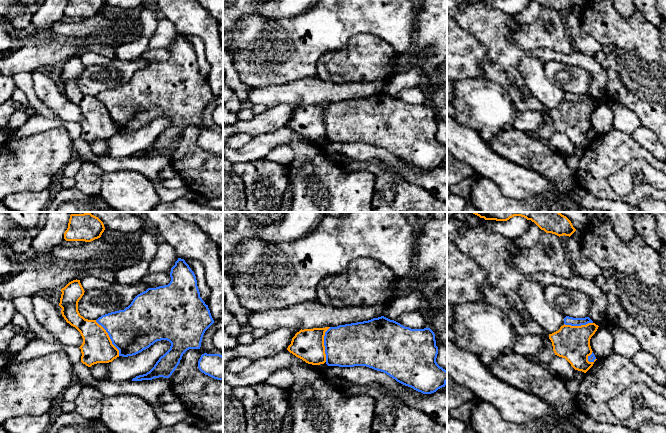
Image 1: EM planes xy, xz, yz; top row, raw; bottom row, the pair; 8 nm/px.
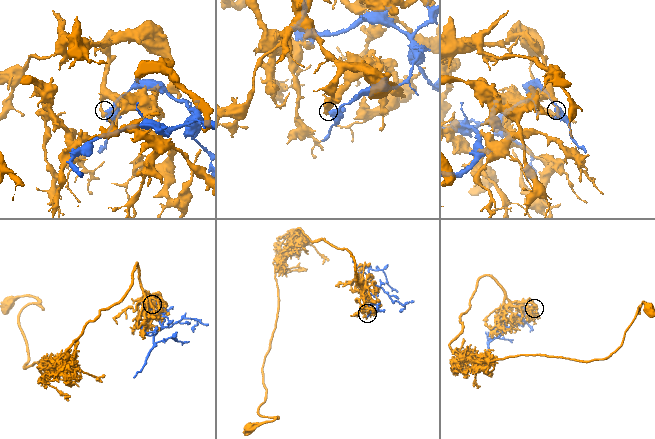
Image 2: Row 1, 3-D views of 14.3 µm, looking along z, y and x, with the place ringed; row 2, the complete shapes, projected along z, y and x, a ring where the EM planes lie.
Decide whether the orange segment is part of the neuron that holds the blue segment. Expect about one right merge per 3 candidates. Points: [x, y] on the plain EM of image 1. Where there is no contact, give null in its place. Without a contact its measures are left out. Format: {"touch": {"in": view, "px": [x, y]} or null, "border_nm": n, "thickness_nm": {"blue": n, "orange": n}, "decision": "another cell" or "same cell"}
{"touch": {"in": "xy", "px": [110, 114]}, "border_nm": 340, "thickness_nm": {"blue": 360, "orange": 240}, "decision": "another cell"}

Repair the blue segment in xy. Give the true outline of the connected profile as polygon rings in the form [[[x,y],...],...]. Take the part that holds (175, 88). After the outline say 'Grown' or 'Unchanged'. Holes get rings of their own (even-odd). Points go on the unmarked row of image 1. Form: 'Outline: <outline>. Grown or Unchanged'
Outline: [[[178,34],[171,44],[170,53],[168,61],[148,64],[124,86],[102,91],[96,96],[119,126],[119,132],[136,131],[157,117],[167,116],[171,119],[170,125],[149,148],[136,152],[132,157],[169,154],[187,126],[200,125],[205,107],[214,99],[208,81],[200,73],[196,52],[184,35]]]. Unchanged

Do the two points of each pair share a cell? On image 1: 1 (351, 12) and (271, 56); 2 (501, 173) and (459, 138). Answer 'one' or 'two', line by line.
1: one
2: one

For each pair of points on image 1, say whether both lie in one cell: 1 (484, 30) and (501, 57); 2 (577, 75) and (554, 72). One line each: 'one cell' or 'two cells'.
1: one cell
2: one cell

